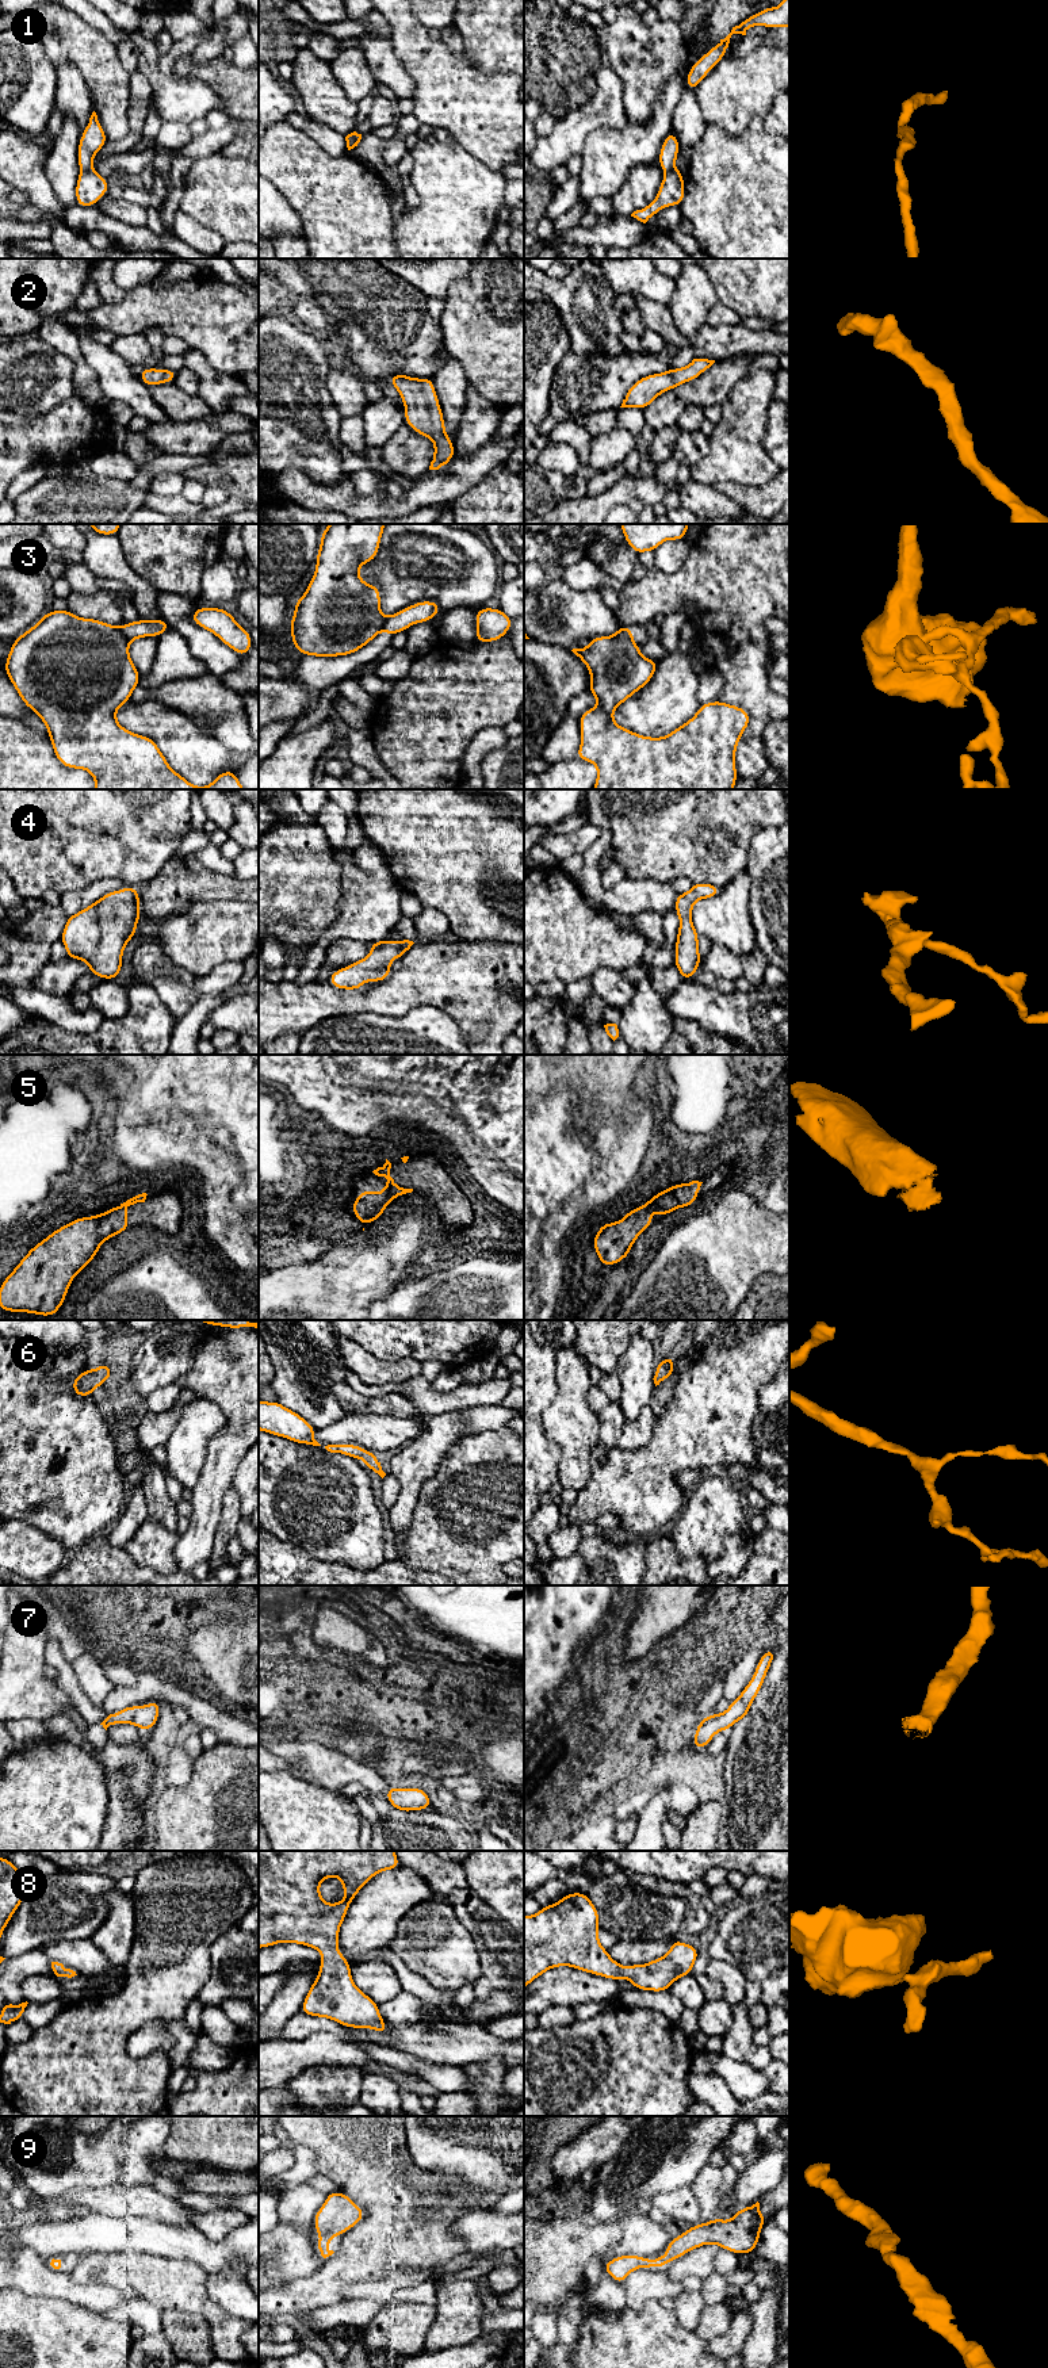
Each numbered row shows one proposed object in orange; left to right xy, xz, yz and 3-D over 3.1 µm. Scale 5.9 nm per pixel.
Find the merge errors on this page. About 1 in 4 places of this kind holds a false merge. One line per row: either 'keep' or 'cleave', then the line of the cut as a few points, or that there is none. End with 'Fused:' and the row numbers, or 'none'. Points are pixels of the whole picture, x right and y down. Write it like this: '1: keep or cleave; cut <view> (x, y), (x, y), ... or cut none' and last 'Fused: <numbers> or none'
1: keep; cut none
2: keep; cut none
3: cleave; cut yz (618, 630), (632, 641)
4: keep; cut none
5: keep; cut none
6: keep; cut none
7: keep; cut none
8: keep; cut none
9: keep; cut none
Fused: 3

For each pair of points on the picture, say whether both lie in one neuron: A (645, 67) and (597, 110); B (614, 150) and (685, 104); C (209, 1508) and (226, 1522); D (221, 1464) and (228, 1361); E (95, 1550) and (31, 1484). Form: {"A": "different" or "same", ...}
{"A": "different", "B": "different", "C": "different", "D": "same", "E": "different"}

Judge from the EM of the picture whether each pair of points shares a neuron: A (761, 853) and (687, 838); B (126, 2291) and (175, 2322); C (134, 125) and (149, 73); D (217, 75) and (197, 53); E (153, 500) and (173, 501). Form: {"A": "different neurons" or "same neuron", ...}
{"A": "different neurons", "B": "different neurons", "C": "different neurons", "D": "different neurons", "E": "same neuron"}

